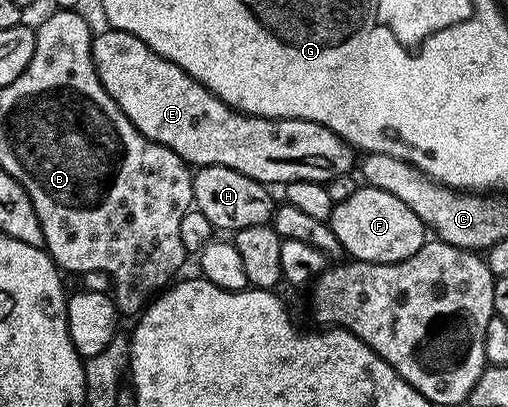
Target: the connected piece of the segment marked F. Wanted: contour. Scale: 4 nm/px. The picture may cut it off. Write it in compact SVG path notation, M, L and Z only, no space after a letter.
M366 185L356 186L353 197L345 197L345 201L334 204L329 222L344 252L360 263L405 261L422 249L429 235L421 217L417 217L405 201L393 197L393 193L385 193L385 189Z

